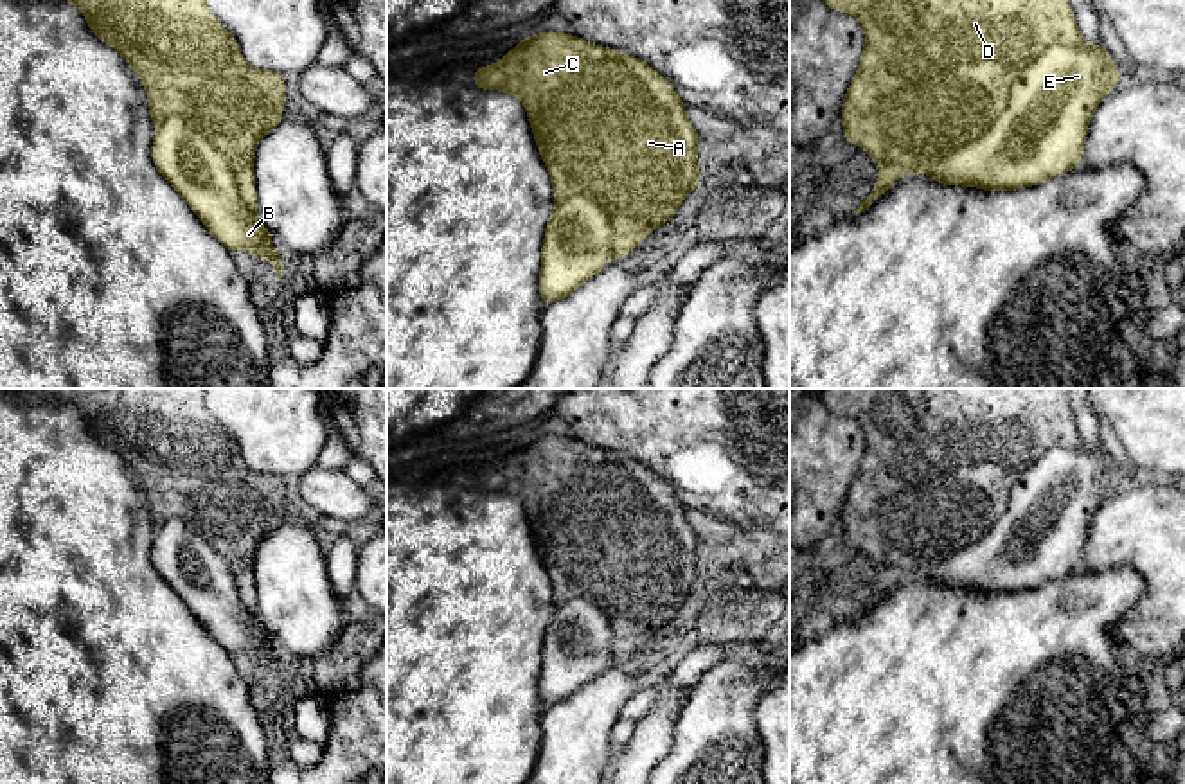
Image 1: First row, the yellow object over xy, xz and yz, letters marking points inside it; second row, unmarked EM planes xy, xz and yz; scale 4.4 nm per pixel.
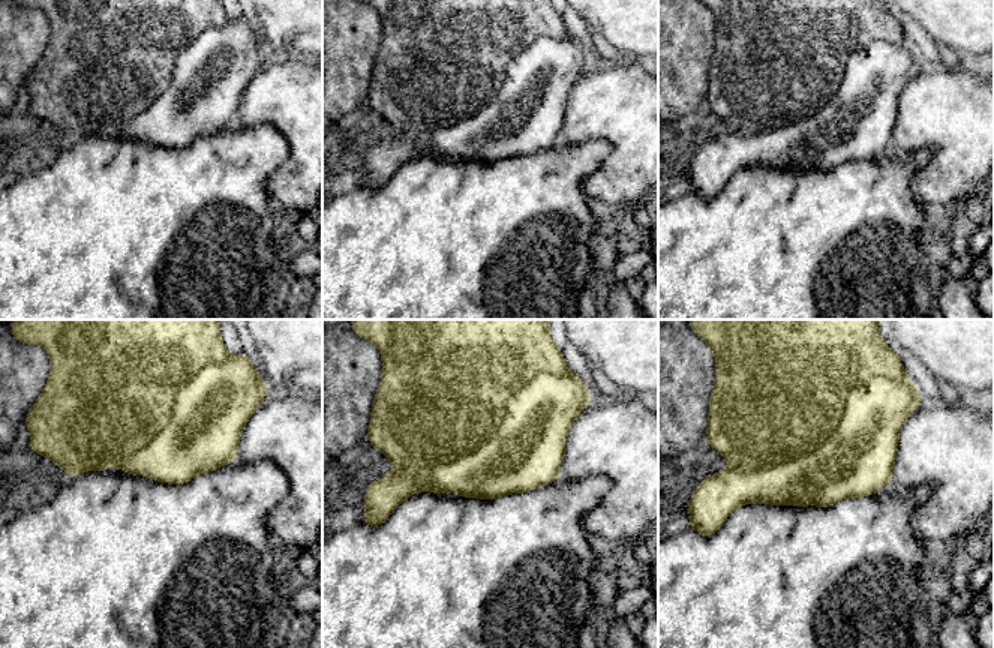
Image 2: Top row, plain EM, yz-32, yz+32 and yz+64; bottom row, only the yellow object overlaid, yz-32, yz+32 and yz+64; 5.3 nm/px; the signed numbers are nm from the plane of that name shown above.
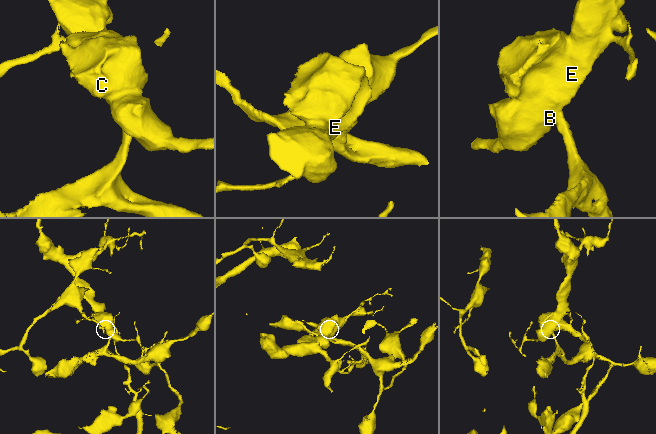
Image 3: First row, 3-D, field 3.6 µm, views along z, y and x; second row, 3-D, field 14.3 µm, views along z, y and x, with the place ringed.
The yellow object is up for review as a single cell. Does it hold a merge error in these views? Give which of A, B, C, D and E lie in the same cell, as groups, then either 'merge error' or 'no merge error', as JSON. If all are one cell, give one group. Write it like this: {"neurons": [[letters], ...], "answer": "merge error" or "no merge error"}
{"neurons": [["A", "C", "D"], ["B", "E"]], "answer": "merge error"}

